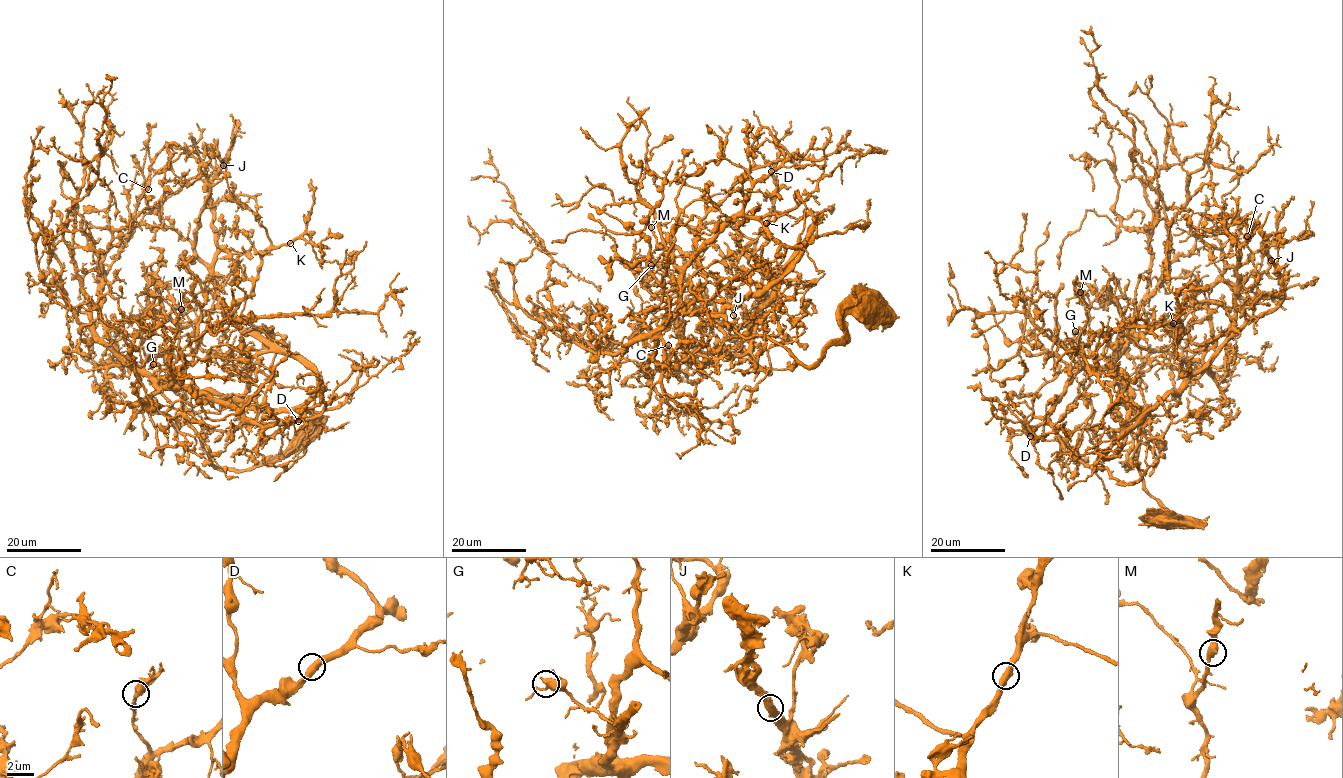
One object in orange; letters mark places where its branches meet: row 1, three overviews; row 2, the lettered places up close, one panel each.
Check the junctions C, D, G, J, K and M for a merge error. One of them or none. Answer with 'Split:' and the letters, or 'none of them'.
Split: none of them

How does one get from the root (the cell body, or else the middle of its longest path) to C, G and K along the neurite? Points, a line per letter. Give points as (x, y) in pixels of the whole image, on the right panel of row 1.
C: (1170, 520), (1153, 519), (1165, 512), (1115, 364), (1246, 261), (1247, 236)
G: (1170, 520), (1153, 519), (1165, 512), (1119, 372), (1077, 363), (1075, 331)
K: (1170, 520), (1153, 519), (1163, 525), (1164, 510), (1134, 450), (1127, 462), (1146, 409), (1188, 374), (1173, 323)

